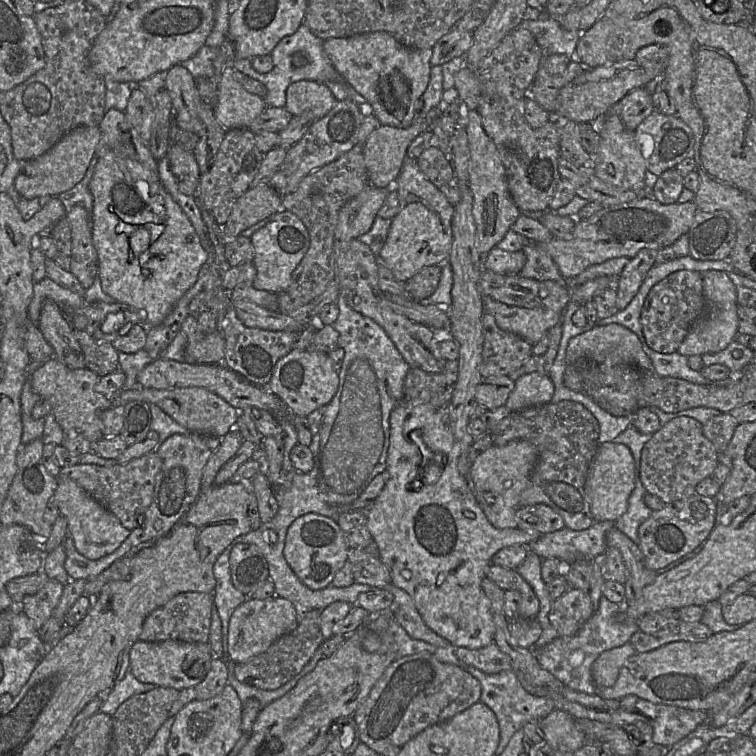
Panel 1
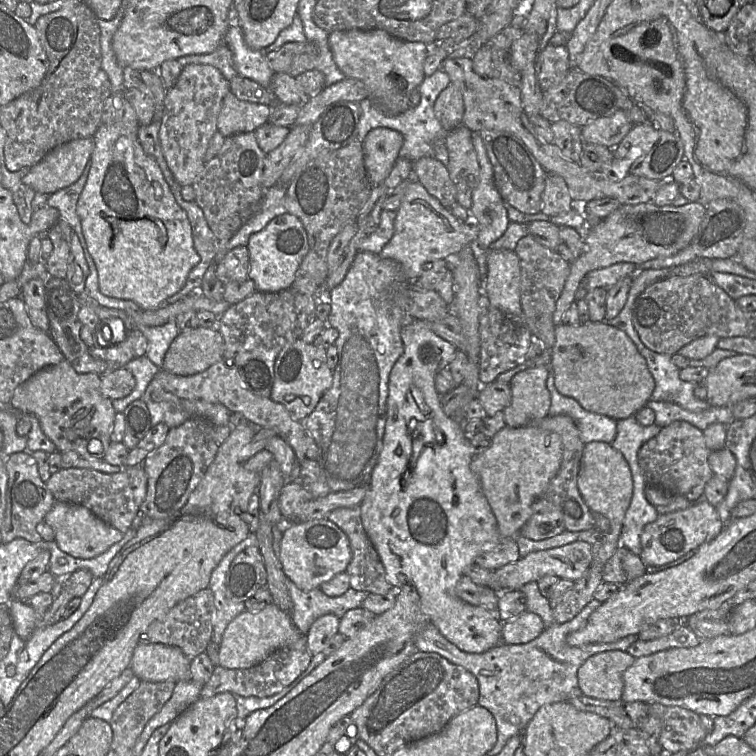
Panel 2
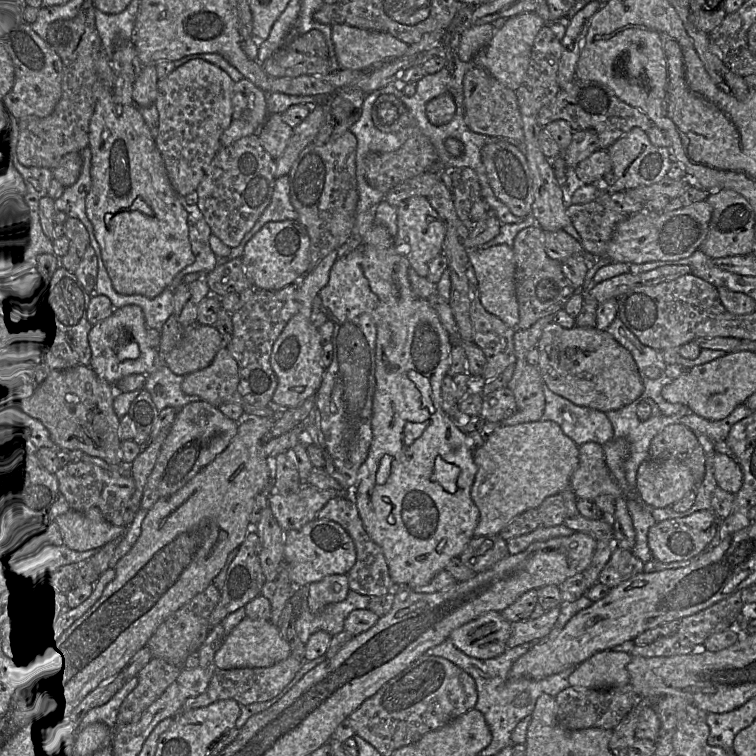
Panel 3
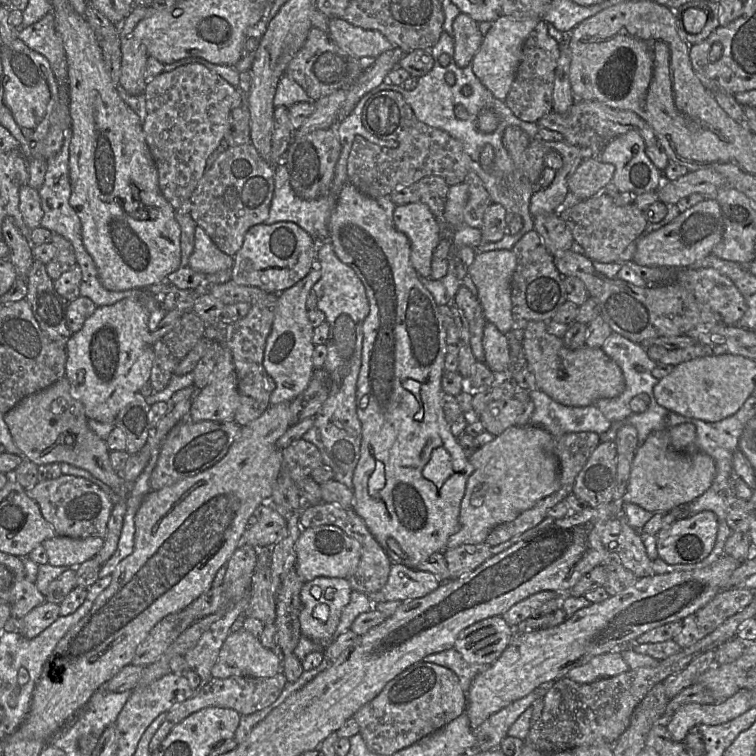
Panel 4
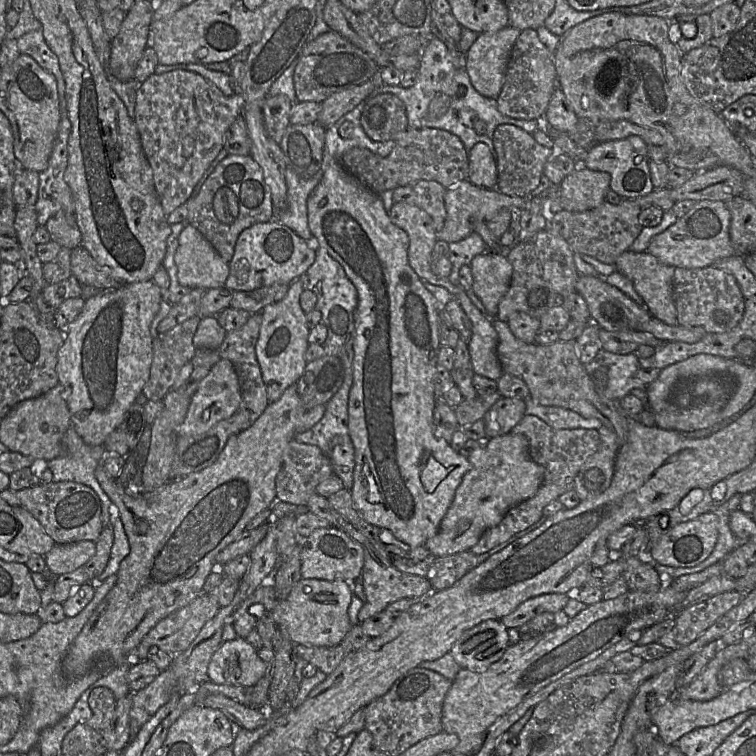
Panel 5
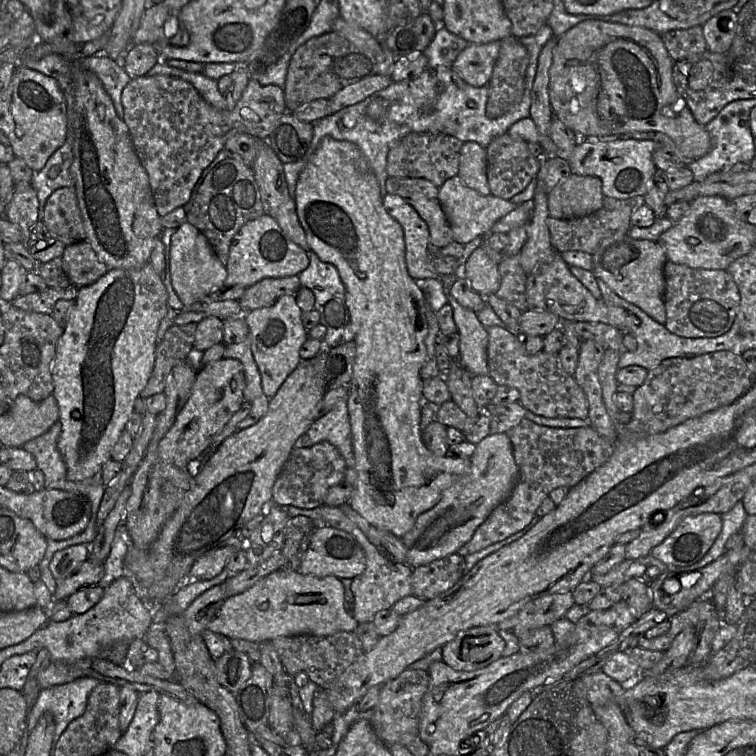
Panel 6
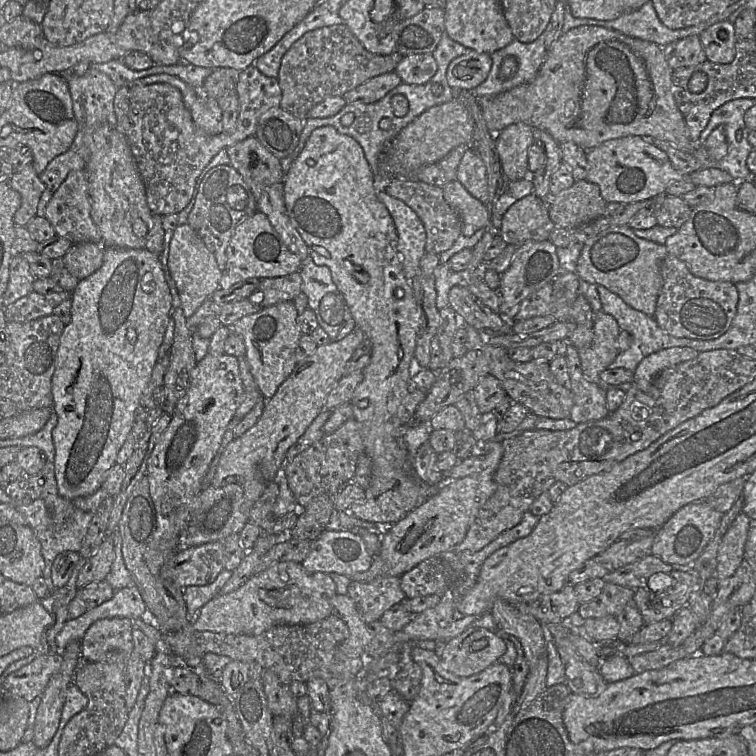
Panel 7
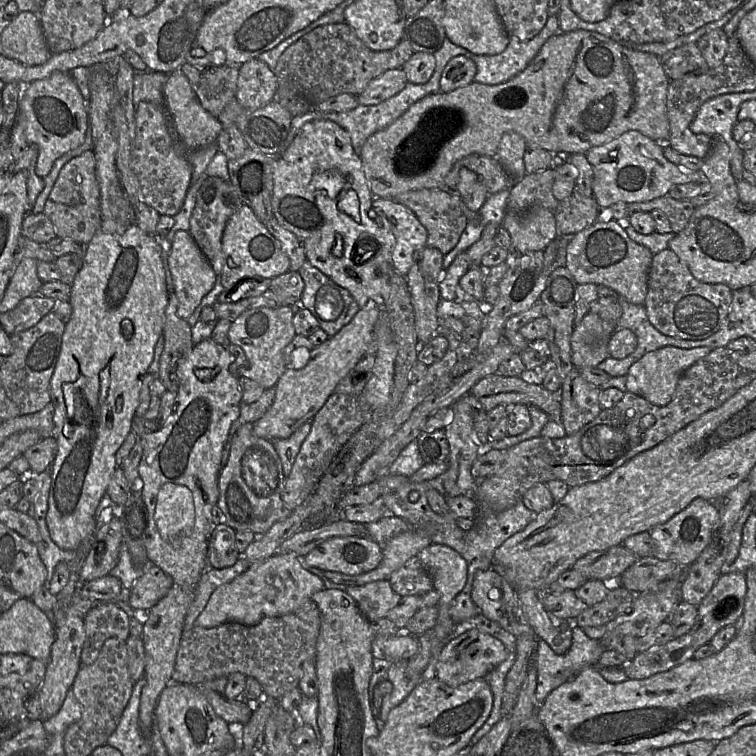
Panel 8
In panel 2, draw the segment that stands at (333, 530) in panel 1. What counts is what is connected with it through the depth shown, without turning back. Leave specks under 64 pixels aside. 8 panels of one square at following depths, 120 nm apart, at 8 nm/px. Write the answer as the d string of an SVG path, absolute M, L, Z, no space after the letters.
M327 518L292 523L287 525L287 528L283 532L280 544L280 559L283 571L300 589L312 590L314 588L319 588L322 583L346 571L351 557L352 552L347 535L335 523Z

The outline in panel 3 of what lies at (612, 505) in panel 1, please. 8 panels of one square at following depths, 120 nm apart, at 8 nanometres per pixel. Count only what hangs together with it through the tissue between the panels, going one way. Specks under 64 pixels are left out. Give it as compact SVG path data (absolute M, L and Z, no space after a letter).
M587 442L579 447L578 466L570 487L577 499L592 502L600 495L611 495L615 499L623 495L607 467L602 445L595 442Z

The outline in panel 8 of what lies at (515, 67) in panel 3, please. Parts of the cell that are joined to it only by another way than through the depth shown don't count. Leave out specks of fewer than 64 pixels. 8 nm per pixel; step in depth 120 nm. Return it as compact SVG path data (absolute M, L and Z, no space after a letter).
M466 55L453 57L446 64L440 78L440 92L449 93L474 82L477 66Z

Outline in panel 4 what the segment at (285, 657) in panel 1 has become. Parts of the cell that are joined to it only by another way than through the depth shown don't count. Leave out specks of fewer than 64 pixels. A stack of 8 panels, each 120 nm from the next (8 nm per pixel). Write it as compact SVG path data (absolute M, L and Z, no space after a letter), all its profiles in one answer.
M282 672L268 678L231 676L225 679L211 678L194 697L187 699L174 706L166 716L155 735L150 741L151 752L157 750L162 741L168 736L175 725L186 717L206 707L229 708L236 710L240 715L248 715L262 710L272 704L282 693L287 685L287 679Z

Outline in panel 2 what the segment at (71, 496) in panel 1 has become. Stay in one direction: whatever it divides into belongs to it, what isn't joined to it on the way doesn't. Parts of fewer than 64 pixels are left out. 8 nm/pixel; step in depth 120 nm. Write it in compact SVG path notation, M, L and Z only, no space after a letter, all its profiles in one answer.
M55 501L50 511L44 517L44 522L54 530L54 540L65 553L82 559L96 557L113 544L119 542L124 533L108 525L88 508L71 503Z

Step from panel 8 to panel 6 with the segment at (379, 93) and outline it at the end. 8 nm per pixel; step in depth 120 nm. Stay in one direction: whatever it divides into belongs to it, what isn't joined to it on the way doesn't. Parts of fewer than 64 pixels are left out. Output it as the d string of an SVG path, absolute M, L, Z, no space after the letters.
M374 75L357 83L346 86L328 99L327 114L357 104L393 82L390 76Z

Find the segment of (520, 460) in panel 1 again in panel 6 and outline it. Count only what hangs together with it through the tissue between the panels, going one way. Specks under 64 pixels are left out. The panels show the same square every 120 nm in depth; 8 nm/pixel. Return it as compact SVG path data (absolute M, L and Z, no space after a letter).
M507 433L488 435L476 445L470 460L469 473L445 489L439 502L420 514L413 528L401 538L407 549L406 564L412 569L456 553L518 482L519 469Z

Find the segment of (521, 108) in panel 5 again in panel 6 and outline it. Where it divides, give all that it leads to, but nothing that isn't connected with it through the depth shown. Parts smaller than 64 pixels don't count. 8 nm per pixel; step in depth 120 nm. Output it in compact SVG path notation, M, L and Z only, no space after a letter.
M515 36L502 40L489 82L486 116L499 118L516 107L524 93L529 53Z

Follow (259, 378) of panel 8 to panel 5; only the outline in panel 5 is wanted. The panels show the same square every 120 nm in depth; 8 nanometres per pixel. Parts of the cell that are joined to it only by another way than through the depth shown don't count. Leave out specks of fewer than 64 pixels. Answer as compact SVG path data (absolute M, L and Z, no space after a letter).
M305 277L298 278L289 284L281 300L265 306L260 311L262 319L255 353L267 388L269 403L277 401L287 387L297 383L307 364L305 352L309 345L310 330L306 325L305 312L299 303L300 295L305 289Z

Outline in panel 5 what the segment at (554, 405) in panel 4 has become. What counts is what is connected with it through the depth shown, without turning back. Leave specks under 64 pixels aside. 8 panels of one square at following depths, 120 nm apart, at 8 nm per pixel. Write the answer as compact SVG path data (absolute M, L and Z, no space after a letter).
M530 396L524 399L525 415L533 415L554 429L595 429L603 424L596 418L584 418L580 414L557 406L544 406L535 402Z

